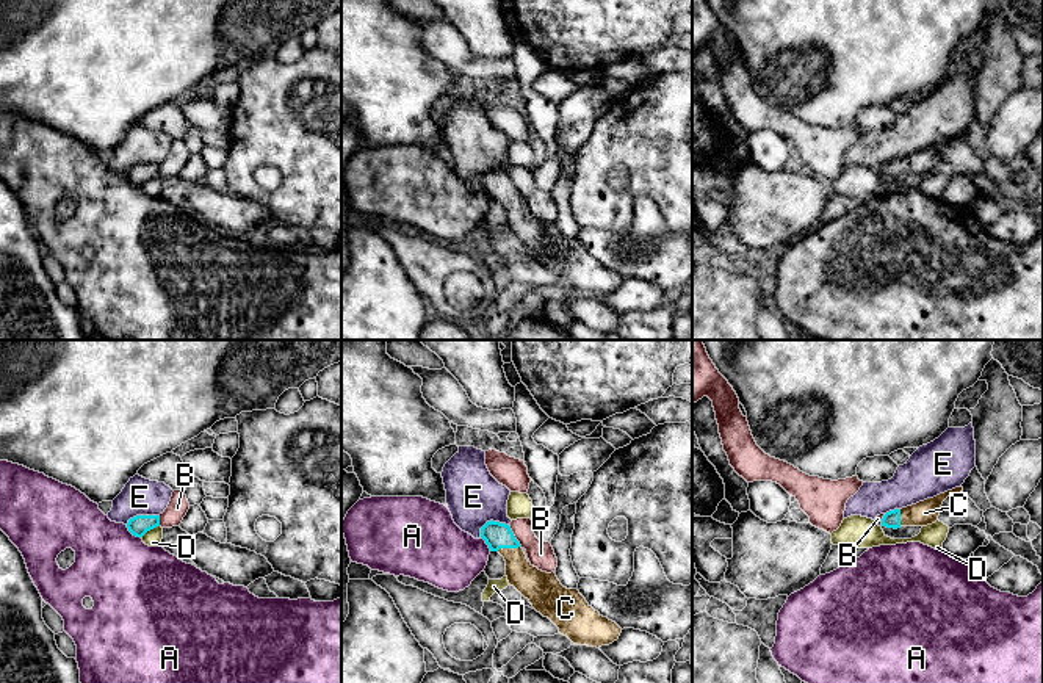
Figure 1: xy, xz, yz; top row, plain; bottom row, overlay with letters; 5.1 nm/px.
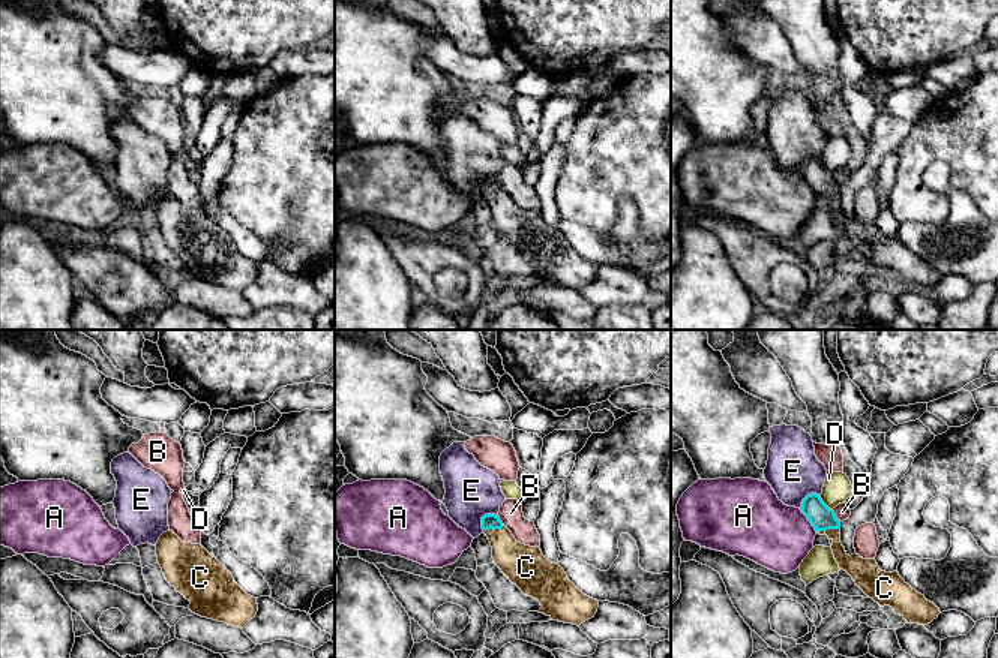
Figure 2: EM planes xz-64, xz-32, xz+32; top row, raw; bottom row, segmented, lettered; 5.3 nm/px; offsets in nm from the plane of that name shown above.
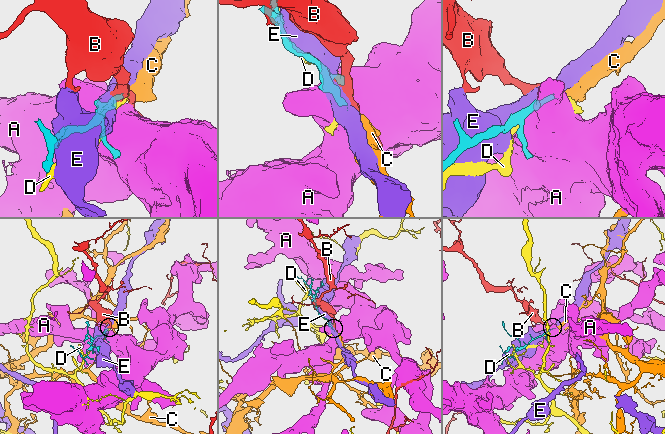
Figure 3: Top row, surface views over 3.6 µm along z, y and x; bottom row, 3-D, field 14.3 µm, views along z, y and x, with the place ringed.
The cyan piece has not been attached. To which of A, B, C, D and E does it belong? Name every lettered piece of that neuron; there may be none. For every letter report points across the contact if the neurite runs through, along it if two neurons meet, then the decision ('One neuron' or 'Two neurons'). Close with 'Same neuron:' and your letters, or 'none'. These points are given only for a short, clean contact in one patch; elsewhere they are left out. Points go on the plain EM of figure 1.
A: Two neurons
B: Boundary: xz (508, 174), (522, 195). Two neurons
C: One neuron
D: Two neurons
E: Two neurons
Same neuron: C

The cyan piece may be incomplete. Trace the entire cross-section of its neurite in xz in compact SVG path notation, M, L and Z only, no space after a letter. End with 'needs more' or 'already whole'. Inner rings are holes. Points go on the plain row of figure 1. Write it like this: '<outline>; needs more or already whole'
M490 169L481 186L504 207L509 233L573 293L598 298L619 288L622 277L595 260L578 238L564 237L554 221L542 221L526 208L509 174Z; needs more

